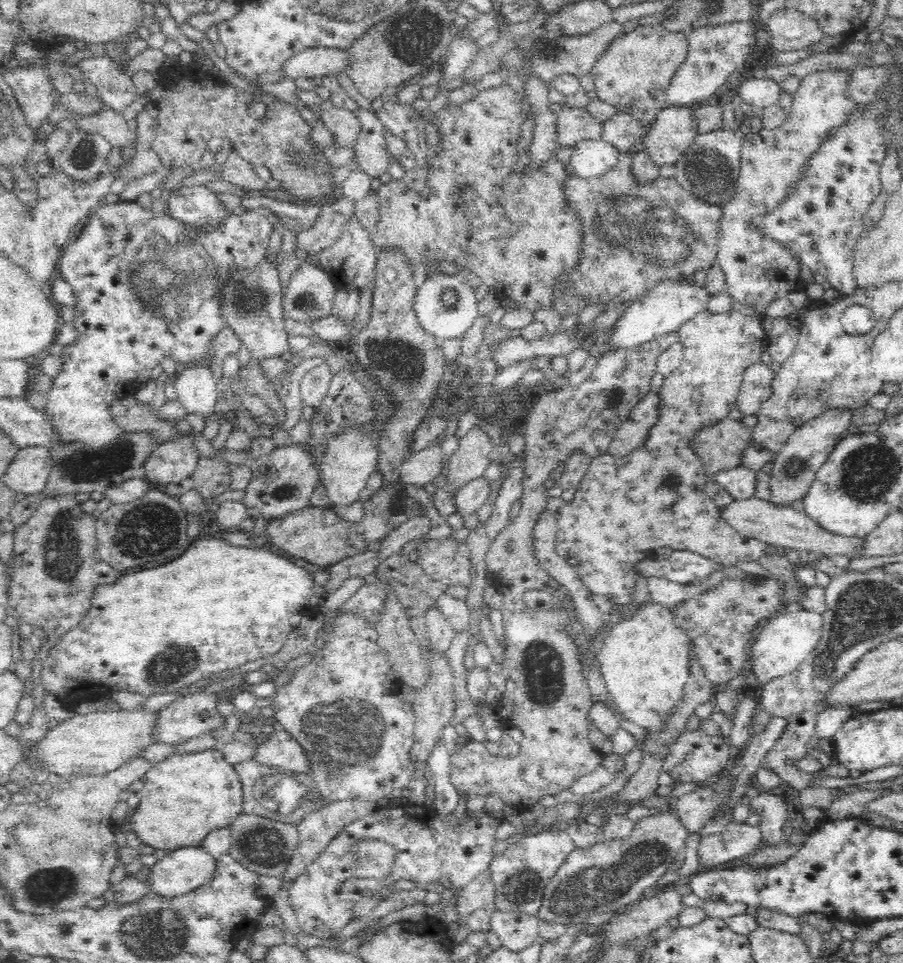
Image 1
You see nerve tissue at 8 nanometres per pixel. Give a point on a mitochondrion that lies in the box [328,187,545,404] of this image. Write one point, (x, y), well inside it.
(400, 363)

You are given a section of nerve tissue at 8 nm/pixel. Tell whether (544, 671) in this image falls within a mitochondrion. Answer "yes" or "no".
yes

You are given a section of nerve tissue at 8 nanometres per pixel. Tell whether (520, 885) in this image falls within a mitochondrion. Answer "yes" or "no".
yes

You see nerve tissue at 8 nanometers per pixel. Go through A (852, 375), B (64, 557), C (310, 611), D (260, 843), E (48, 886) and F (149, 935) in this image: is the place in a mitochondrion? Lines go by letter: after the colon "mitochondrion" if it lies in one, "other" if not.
A: other
B: mitochondrion
C: other
D: mitochondrion
E: mitochondrion
F: mitochondrion

